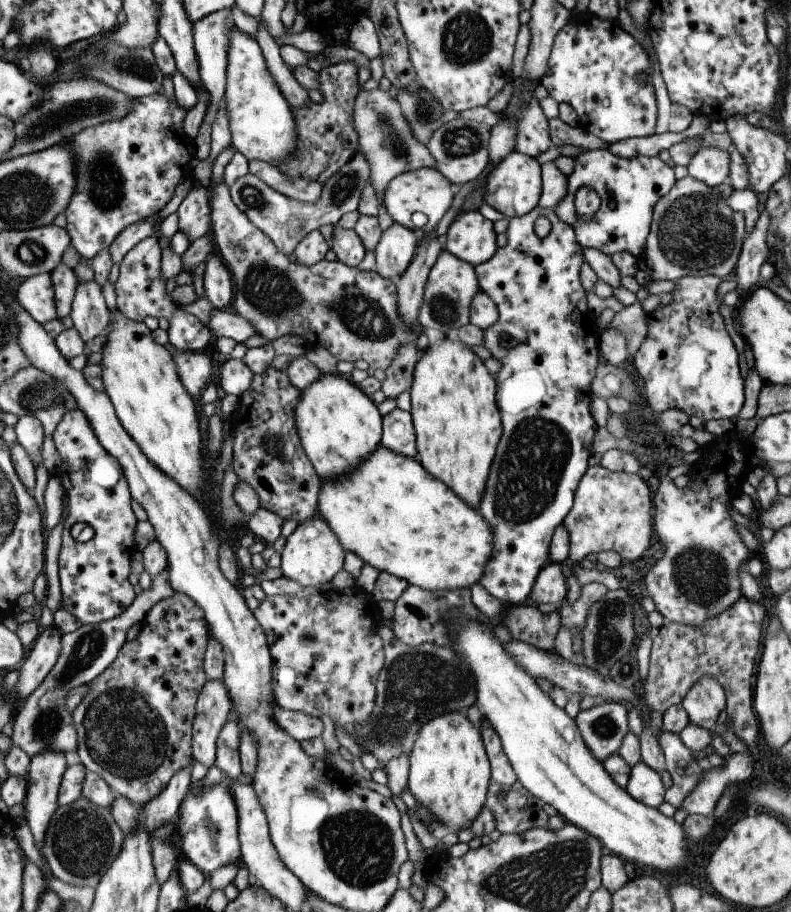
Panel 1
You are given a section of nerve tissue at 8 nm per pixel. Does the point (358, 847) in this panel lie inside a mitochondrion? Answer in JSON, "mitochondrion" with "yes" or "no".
{"mitochondrion":"yes"}

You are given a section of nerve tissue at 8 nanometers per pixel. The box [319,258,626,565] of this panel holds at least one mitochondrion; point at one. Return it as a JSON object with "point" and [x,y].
{"point":[538,452]}

